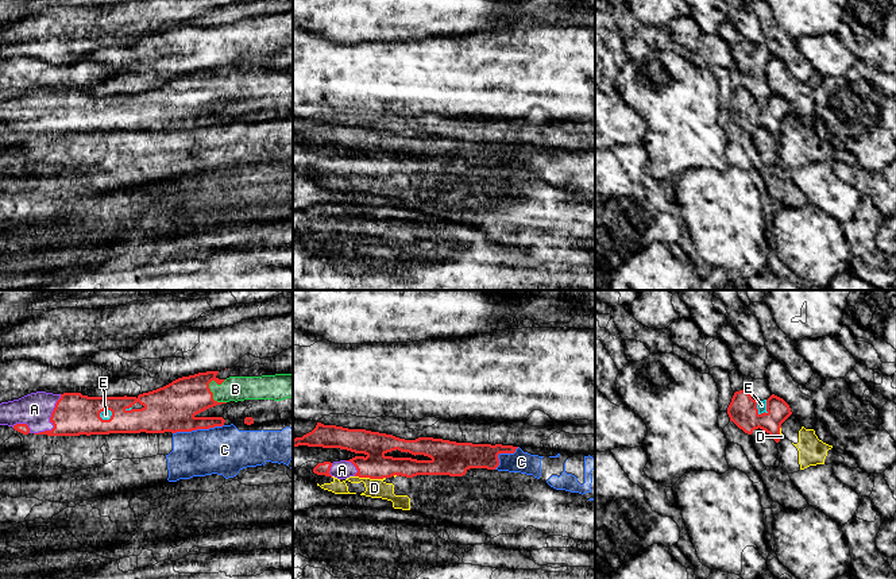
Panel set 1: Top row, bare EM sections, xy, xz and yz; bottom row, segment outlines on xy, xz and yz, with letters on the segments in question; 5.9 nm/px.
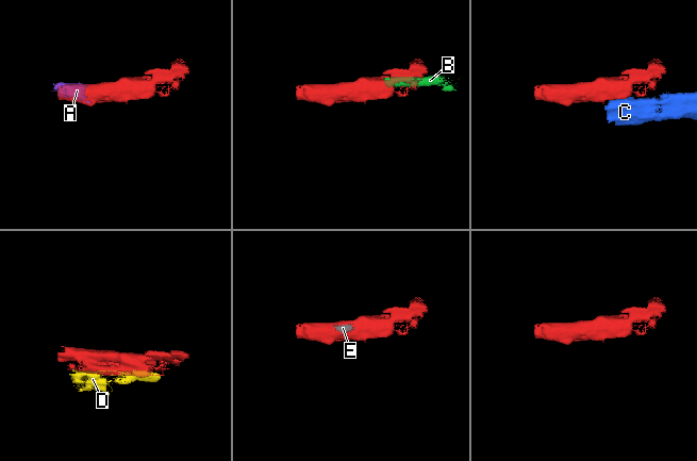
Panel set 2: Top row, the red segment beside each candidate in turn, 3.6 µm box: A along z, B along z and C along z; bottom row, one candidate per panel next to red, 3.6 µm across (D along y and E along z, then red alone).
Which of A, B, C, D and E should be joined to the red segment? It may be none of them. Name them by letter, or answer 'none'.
A, B, E

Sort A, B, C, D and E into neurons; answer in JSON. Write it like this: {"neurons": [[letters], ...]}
{"neurons": [["A", "B", "E"], ["C"], ["D"]]}

